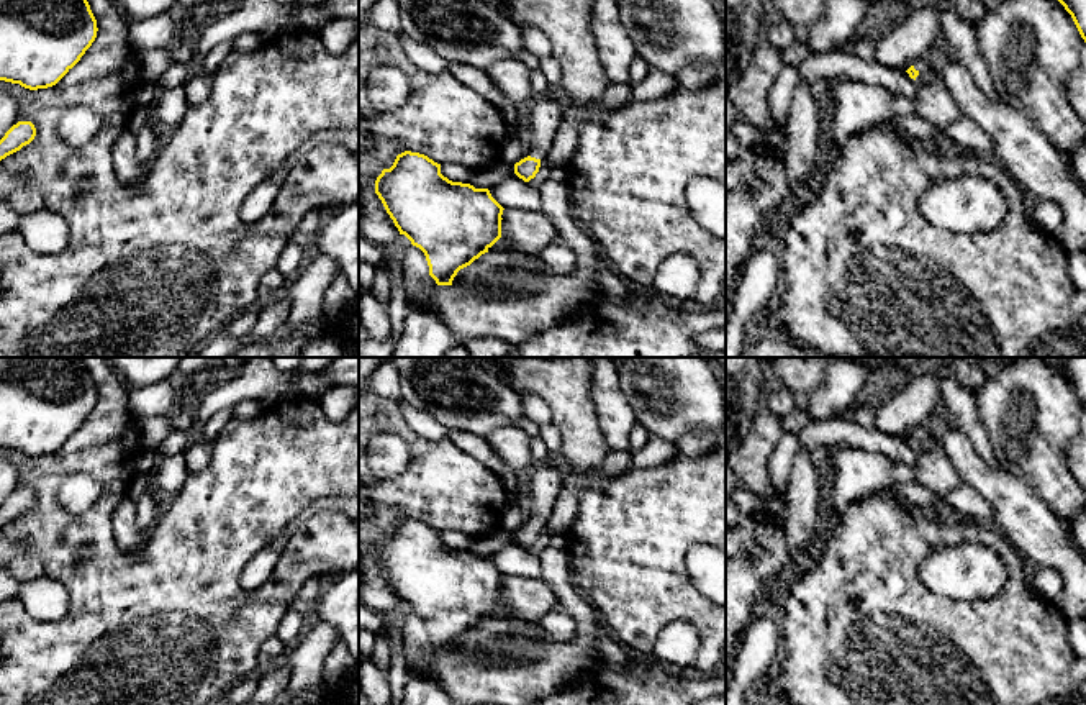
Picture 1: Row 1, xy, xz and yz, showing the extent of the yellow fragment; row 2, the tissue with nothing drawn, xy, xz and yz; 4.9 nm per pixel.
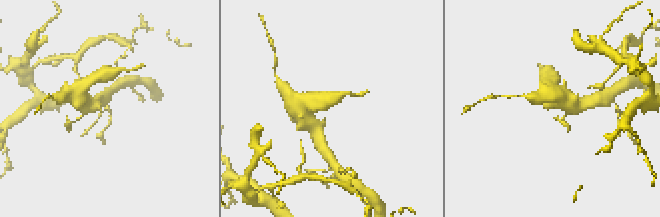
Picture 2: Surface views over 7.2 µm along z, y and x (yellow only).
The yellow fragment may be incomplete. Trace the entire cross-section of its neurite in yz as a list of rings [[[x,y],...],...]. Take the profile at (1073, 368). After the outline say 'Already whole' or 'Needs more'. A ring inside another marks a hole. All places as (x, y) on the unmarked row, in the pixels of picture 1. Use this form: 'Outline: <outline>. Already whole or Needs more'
Outline: [[[1052,357],[1050,362],[1057,366],[1071,382],[1081,405],[1086,410],[1086,357]]]. Already whole

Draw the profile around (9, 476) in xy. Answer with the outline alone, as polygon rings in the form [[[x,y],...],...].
[[[0,457],[0,507],[18,490],[16,466]]]

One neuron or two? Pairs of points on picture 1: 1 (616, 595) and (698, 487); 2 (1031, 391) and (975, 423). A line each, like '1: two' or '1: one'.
1: one
2: two

